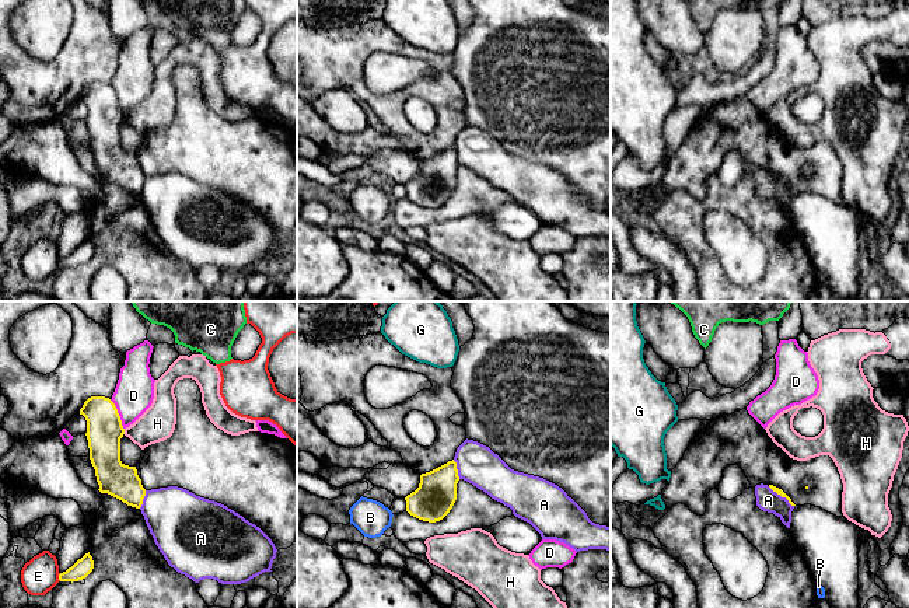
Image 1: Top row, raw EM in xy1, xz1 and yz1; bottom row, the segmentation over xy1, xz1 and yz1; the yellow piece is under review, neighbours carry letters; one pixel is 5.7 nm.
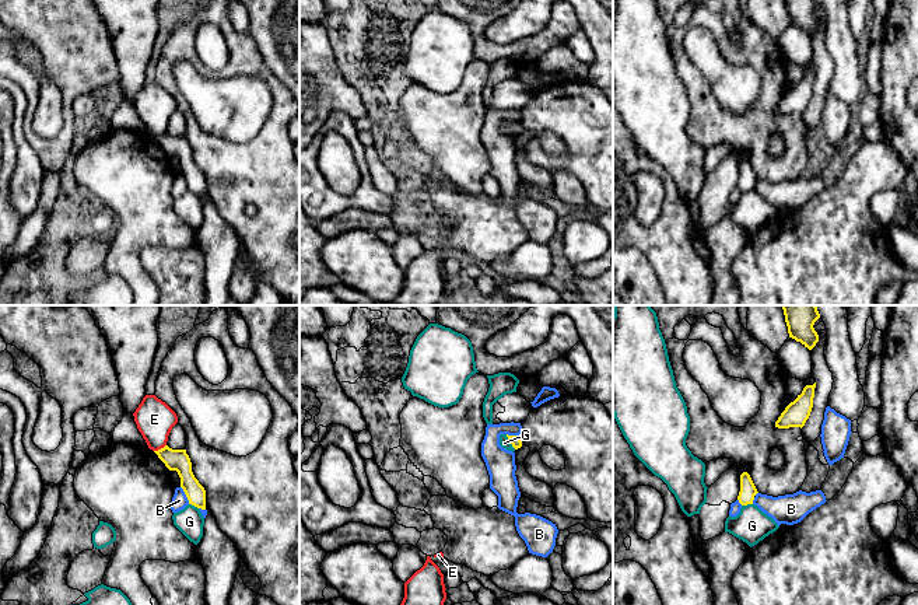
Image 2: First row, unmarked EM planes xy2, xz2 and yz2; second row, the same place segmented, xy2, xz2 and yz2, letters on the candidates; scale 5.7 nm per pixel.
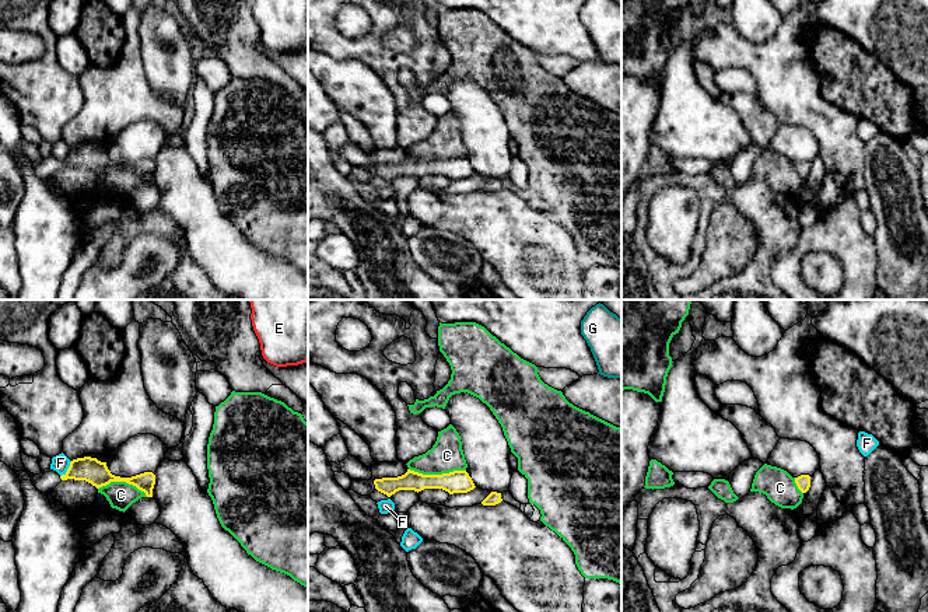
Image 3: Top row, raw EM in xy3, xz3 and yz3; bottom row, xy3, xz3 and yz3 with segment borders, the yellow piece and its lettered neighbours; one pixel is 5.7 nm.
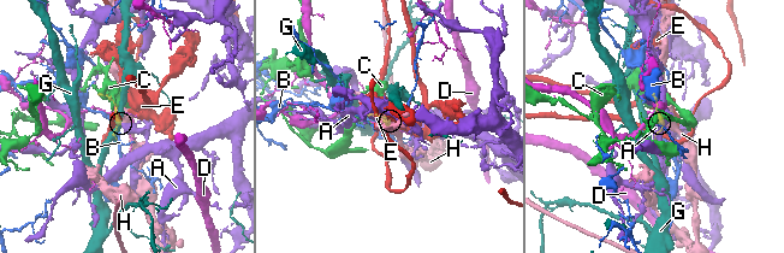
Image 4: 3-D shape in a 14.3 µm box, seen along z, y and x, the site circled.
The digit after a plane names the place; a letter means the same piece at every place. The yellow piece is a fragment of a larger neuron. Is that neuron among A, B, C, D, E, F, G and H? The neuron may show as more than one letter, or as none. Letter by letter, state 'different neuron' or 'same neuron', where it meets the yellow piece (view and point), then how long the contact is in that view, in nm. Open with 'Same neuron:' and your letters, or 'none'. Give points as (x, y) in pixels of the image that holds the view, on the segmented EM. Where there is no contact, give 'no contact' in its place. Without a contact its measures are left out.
Same neuron: none
A: different neuron | yz1 (780, 495) | 190 nm
B: different neuron | xy2 (185, 493) | 120 nm
C: different neuron | xz3 (437, 475) | 320 nm
D: different neuron | xy1 (118, 415) | 190 nm
E: different neuron | xy2 (161, 448) | 80 nm
F: different neuron | xy3 (67, 469) | 120 nm
G: different neuron | xz2 (508, 440) | 110 nm
H: different neuron | xy1 (123, 432) | 30 nm

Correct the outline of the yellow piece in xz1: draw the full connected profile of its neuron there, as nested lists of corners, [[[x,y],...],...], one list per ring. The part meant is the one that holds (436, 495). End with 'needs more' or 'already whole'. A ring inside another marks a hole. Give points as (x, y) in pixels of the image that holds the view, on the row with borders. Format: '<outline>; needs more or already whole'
[[[454,460],[422,474],[419,488],[405,497],[406,511],[429,523],[443,520],[457,500],[458,481],[458,469]]]; already whole

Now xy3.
[[[91,457],[73,459],[67,472],[62,476],[53,469],[45,469],[39,475],[34,475],[25,469],[17,472],[18,478],[22,472],[27,472],[32,485],[45,494],[55,489],[62,480],[67,479],[85,480],[97,489],[106,486],[111,482],[126,482],[144,492],[147,497],[153,497],[155,485],[155,475],[153,472],[144,472],[132,478],[120,478],[111,473],[106,462],[101,462]]]; needs more

